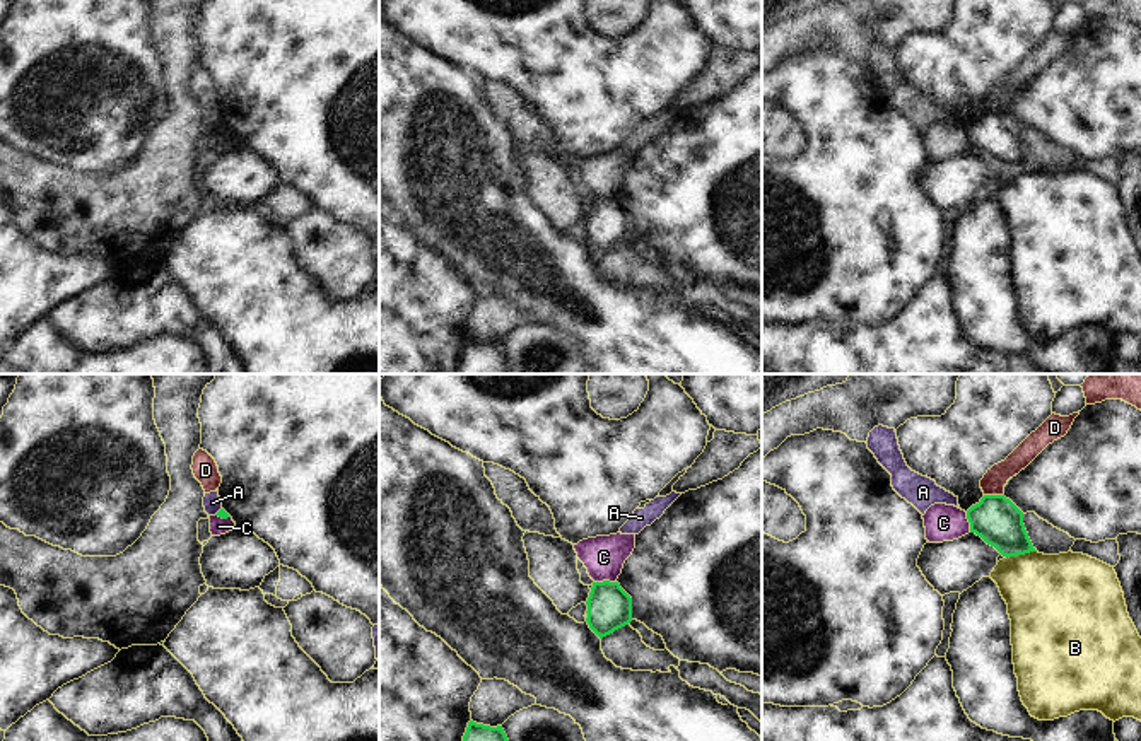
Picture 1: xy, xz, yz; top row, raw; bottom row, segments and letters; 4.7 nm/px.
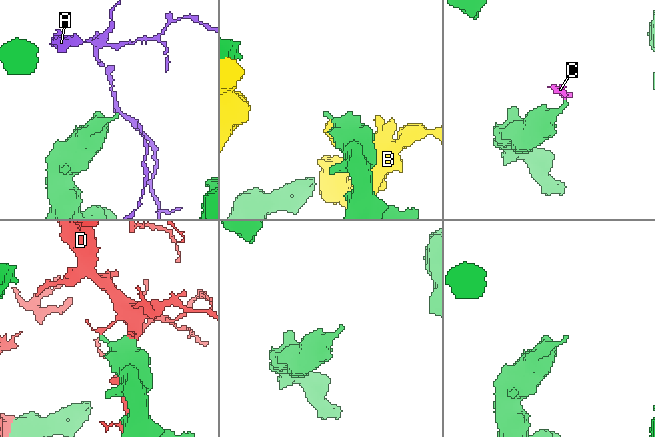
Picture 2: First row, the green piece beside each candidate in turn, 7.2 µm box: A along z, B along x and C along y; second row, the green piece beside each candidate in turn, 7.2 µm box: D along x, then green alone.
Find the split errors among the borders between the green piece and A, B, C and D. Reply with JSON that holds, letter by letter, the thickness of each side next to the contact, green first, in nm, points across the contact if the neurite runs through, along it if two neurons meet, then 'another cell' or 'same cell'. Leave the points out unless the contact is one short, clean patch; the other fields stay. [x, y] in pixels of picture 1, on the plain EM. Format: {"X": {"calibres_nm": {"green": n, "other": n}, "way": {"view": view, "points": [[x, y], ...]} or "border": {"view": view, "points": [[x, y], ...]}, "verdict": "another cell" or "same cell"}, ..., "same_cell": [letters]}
{"A": {"calibres_nm": {"green": 40, "other": 90}, "border": {"view": "xy", "points": [[221, 125], [214, 132]]}, "verdict": "another cell"}, "B": {"calibres_nm": {"green": 220, "other": 400}, "verdict": "another cell"}, "C": {"calibres_nm": {"green": 200, "other": 200}, "border": {"view": "xz", "points": [[615, 198], [595, 200]]}, "verdict": "another cell"}, "D": {"calibres_nm": {"green": 220, "other": 110}, "verdict": "another cell"}, "same_cell": []}

